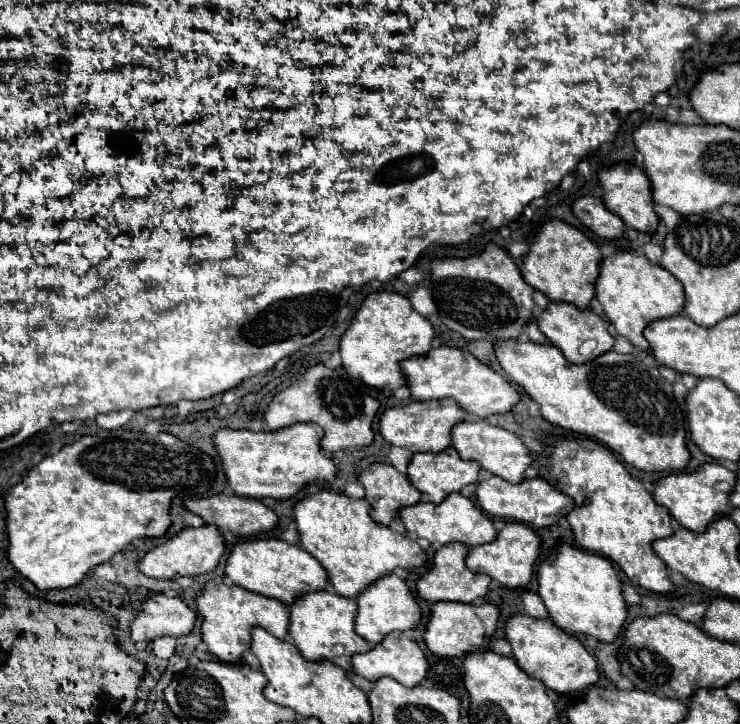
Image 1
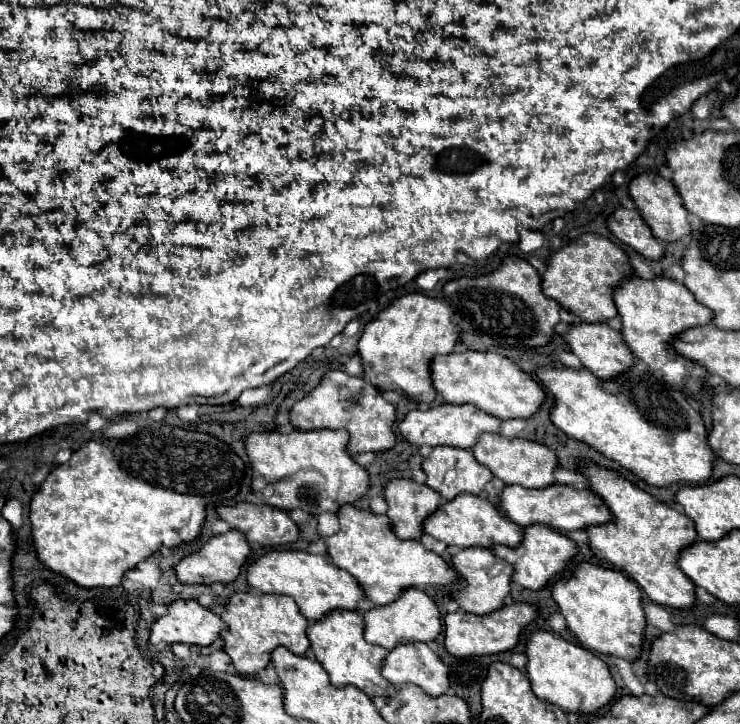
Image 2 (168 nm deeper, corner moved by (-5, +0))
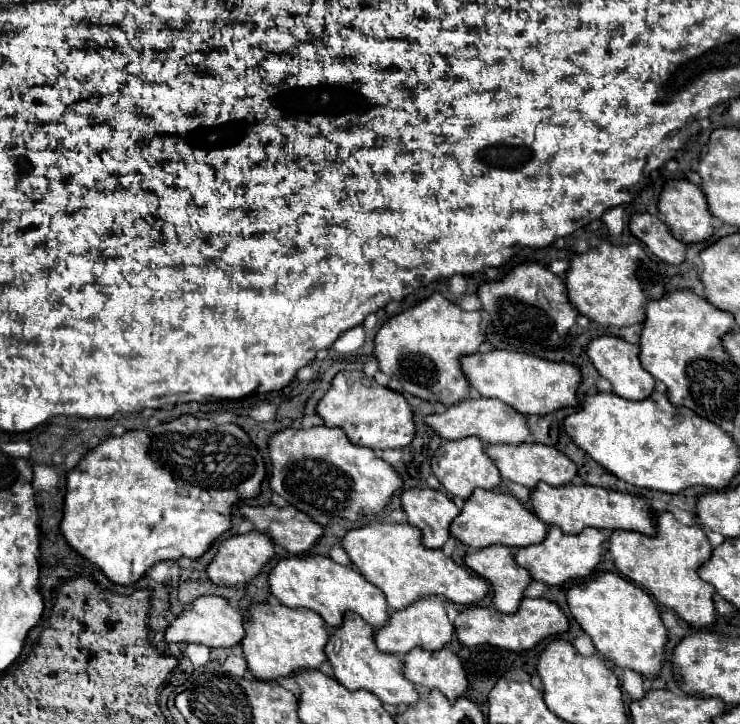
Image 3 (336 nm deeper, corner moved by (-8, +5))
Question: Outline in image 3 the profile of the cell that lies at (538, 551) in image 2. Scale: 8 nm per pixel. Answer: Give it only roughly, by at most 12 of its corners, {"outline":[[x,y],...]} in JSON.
{"outline":[[548,527],[542,543],[516,549],[534,581],[562,585],[588,577],[606,535]]}

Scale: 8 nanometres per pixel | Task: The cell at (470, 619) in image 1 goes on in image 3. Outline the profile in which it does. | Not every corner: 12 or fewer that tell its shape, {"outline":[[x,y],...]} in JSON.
{"outline":[[548,599],[516,613],[464,607],[454,627],[466,647],[526,651],[568,629]]}

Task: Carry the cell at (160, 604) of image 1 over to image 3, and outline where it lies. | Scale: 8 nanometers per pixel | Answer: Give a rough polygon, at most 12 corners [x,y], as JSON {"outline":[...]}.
{"outline":[[198,597],[164,631],[168,643],[232,647],[242,611]]}

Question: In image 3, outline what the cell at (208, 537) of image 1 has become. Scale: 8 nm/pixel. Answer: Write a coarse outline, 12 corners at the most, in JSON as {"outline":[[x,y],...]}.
{"outline":[[250,531],[218,545],[206,567],[214,585],[246,585],[274,557]]}

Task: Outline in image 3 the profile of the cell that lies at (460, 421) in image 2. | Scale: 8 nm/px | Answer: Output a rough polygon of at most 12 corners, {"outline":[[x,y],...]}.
{"outline":[[472,397],[424,419],[442,439],[530,441],[524,415]]}

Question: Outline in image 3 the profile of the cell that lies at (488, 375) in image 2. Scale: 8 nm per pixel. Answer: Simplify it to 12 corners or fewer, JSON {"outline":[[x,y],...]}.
{"outline":[[518,351],[462,355],[480,397],[522,415],[576,405],[580,371]]}

